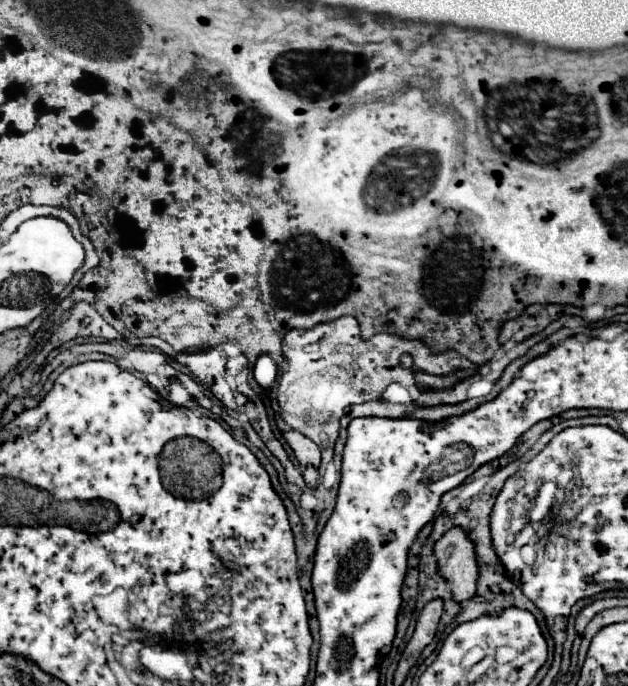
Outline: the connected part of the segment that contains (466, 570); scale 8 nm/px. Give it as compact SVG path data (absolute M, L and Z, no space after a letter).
M453 527L447 531L433 549L437 557L439 575L451 585L451 595L457 603L463 603L475 595L477 589L477 561L471 539L463 529Z

